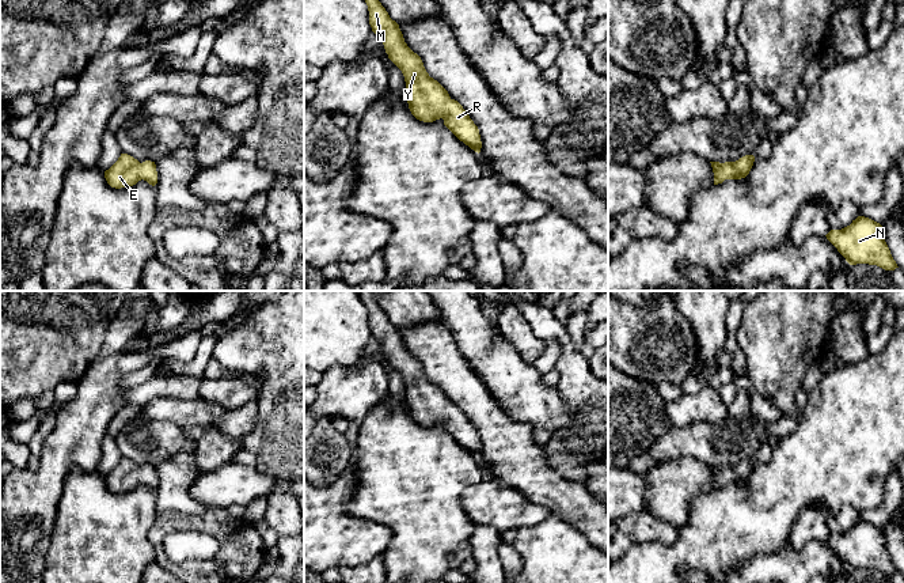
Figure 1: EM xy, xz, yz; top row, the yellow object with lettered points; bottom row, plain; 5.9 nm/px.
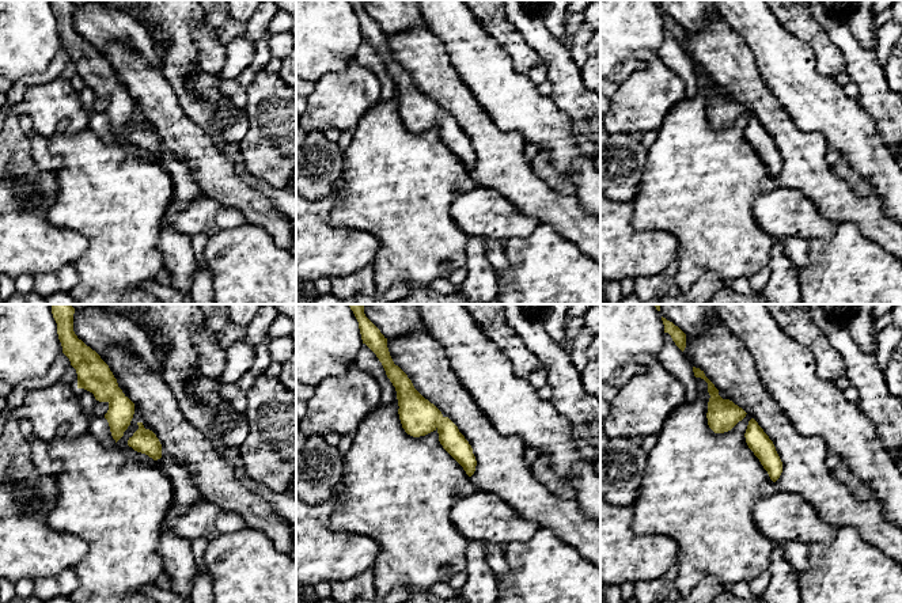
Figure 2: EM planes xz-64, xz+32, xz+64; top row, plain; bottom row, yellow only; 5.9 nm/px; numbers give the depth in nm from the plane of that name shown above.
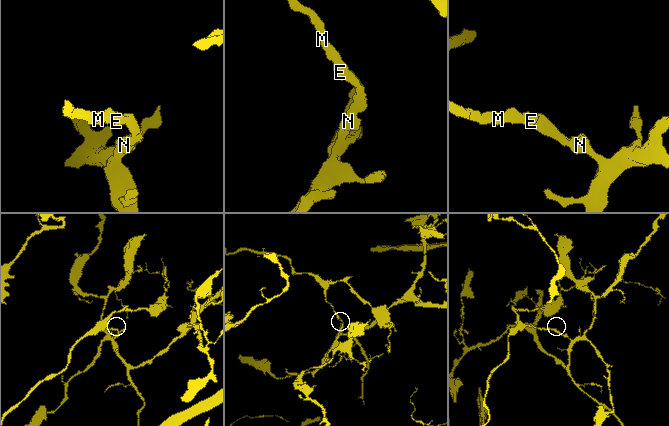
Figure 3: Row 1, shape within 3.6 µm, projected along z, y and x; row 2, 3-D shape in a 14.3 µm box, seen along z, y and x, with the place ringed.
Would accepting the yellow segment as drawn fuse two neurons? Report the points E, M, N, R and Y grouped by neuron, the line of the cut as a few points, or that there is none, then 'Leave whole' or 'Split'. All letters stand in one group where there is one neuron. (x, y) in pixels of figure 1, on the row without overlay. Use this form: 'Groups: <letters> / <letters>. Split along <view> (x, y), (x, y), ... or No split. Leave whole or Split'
Groups: E M N R Y. No split. Leave whole

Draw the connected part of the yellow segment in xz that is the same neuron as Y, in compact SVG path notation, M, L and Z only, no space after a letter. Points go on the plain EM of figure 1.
M357 291L369 315L372 336L381 344L388 363L402 375L411 419L423 427L442 423L444 429L466 450L481 457L478 431L463 410L426 376L421 361L404 347L399 329L392 325L376 300L377 291Z

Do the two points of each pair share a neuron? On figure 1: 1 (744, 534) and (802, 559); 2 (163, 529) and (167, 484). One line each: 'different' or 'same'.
1: different
2: different

